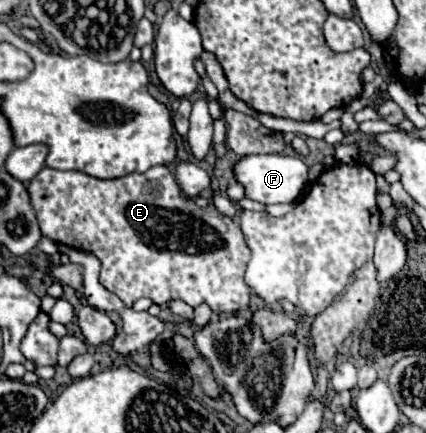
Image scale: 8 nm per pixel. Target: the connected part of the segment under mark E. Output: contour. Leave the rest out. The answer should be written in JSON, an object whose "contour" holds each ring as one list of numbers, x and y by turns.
{"contour":[[158,165,158,167,150,167,146,173,130,173,126,177,120,177,120,179,96,179,96,177,90,177,86,173,80,173,80,171,58,171,58,169,50,169,50,167,44,167,30,183,28,183,28,195,30,195,30,201,32,201,32,207,36,209,36,217,38,217,38,225,40,225,40,231,42,235,50,237,52,241,56,243,62,243,62,245,68,245,68,247,74,247,74,249,82,249,82,251,88,251,92,255,96,255,102,263,102,271,100,271,100,277,98,281,114,295,118,295,122,299,122,303,126,307,132,307,134,301,138,301,140,297,150,297,154,303,162,305,162,303,168,303,172,299,182,299,184,303,192,305,192,307,200,307,200,305,208,305,214,313,224,313,224,315,230,315,230,313,238,313,238,311,244,311,248,309,250,305,250,293,252,289,248,289,246,281,244,281,244,273,246,273,246,263,250,259,250,249,248,245,244,243,244,237,242,237,242,231,240,227,224,217,222,213,216,211,216,207,210,203,208,207,198,207,194,203,194,199,186,197,174,175,168,171,168,167,164,165]]}

